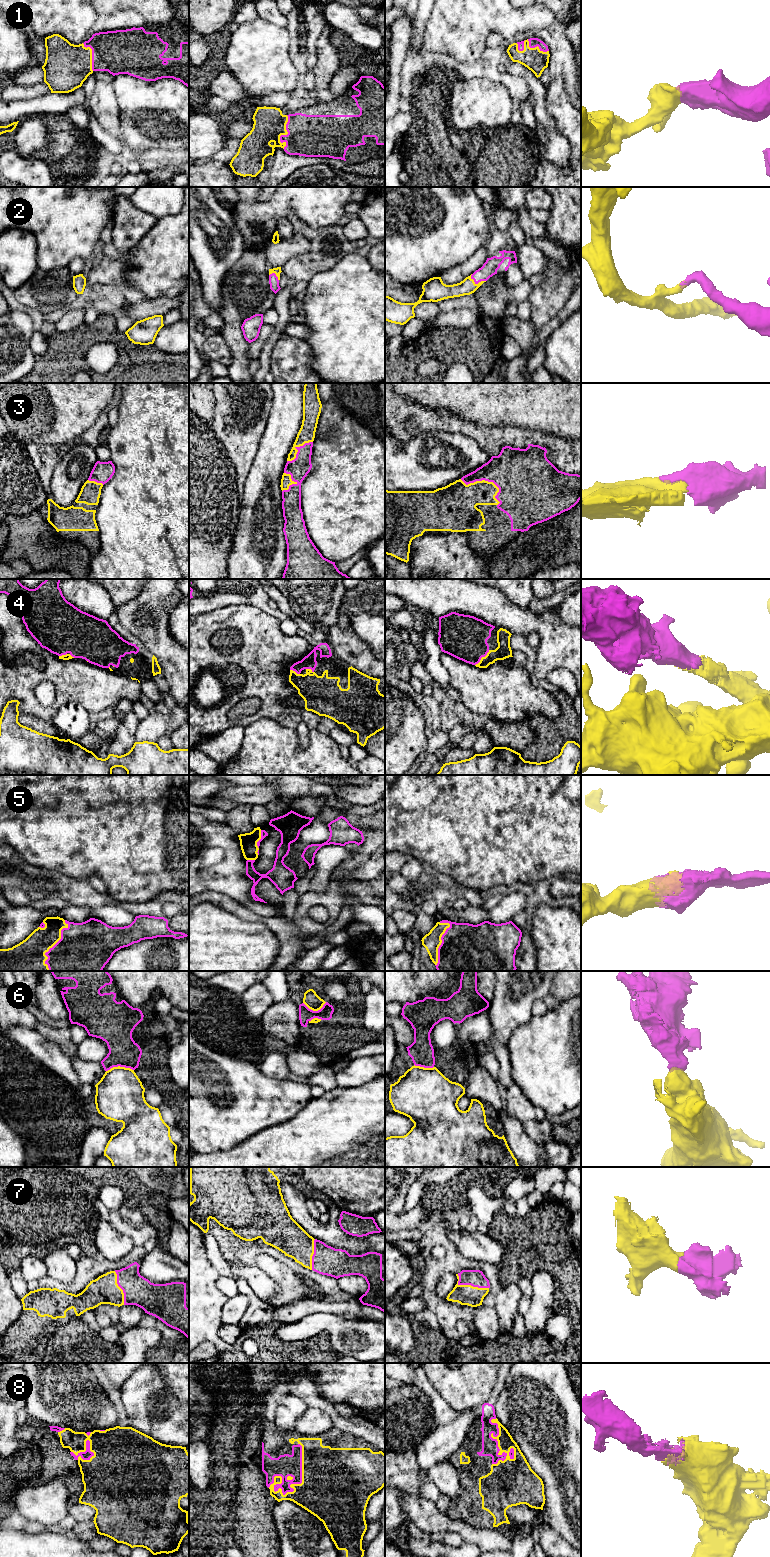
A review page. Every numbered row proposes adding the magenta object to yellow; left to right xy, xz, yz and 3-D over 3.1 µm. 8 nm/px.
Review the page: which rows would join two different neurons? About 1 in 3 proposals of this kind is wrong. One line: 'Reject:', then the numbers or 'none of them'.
Reject: 6

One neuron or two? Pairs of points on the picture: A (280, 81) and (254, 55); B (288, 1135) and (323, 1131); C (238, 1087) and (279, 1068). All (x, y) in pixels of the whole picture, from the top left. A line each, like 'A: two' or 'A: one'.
A: one
B: one
C: two

